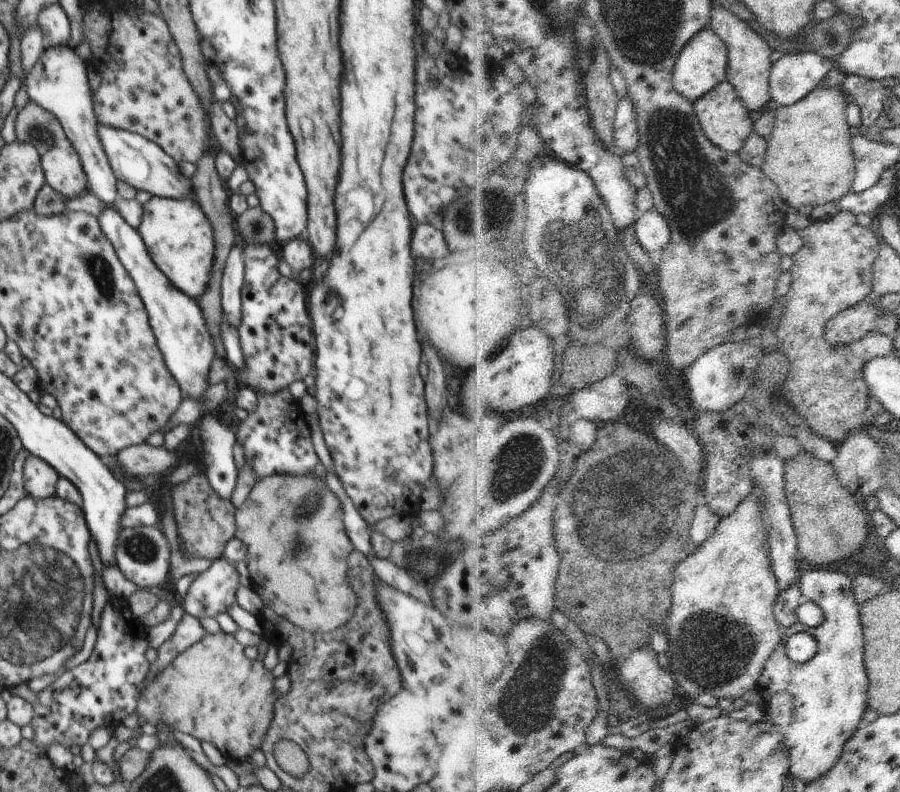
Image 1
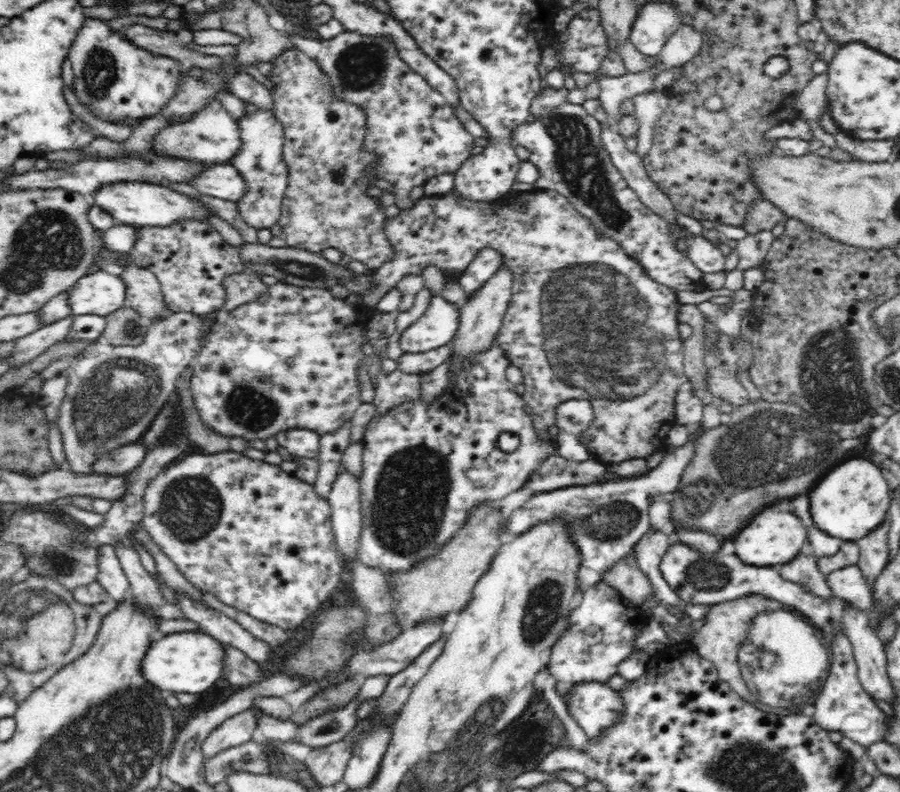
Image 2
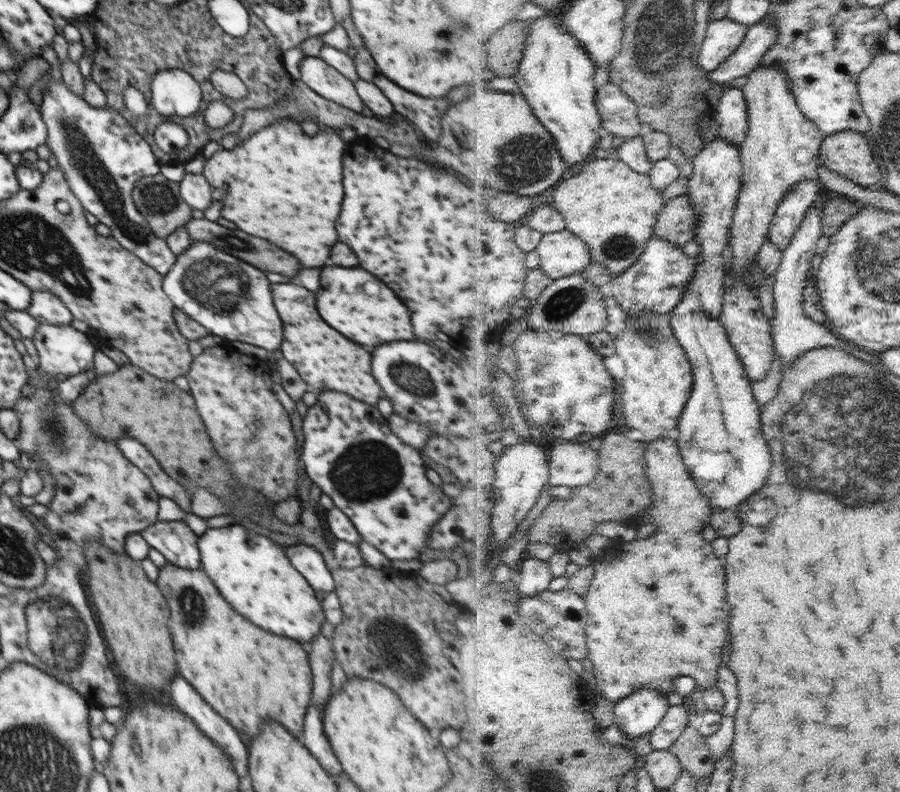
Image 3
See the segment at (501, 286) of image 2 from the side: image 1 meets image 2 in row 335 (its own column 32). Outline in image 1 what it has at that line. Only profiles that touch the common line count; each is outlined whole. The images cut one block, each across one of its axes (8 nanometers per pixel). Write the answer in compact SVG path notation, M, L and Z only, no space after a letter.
M28 456L24 462L24 488L34 498L48 498L56 495L56 482L60 474L38 456Z

